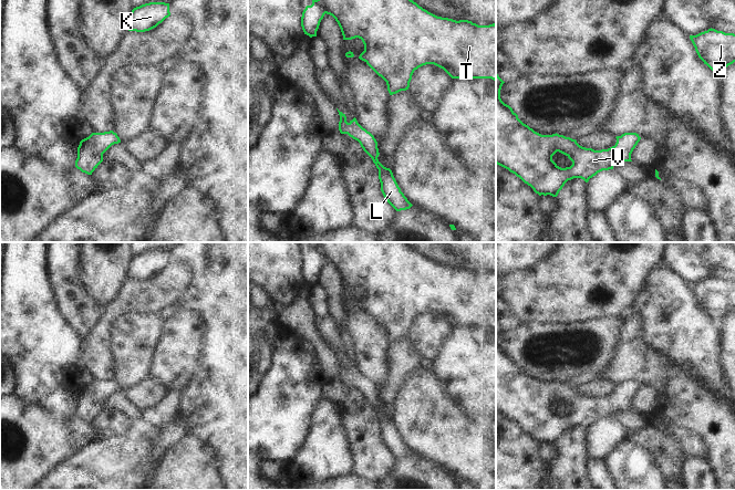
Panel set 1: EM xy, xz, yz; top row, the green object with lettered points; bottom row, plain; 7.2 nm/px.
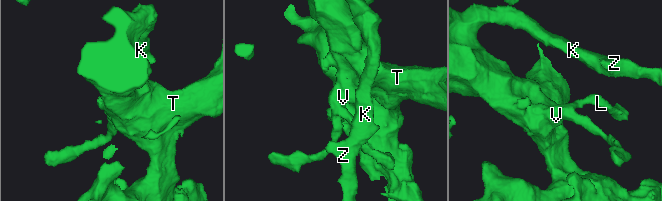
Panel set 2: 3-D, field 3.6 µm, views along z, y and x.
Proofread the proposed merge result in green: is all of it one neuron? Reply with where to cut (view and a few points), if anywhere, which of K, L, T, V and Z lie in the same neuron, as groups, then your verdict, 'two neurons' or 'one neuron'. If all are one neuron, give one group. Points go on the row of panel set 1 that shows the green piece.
no cut | K L T V Z | one neuron

